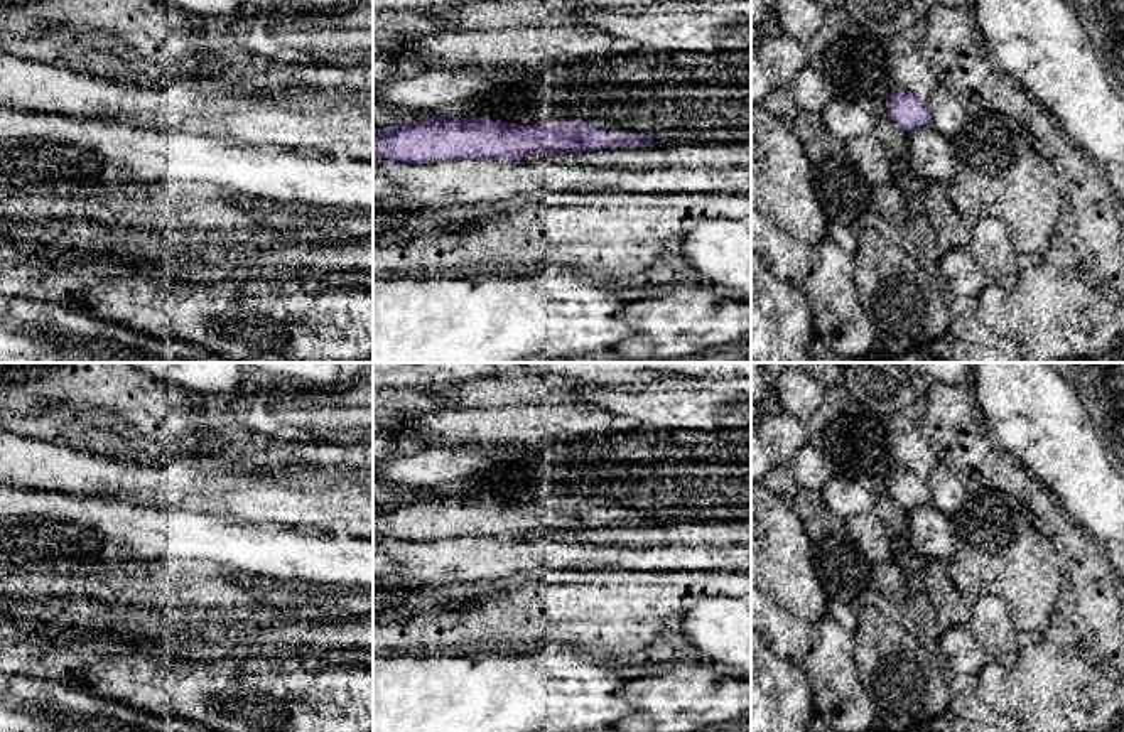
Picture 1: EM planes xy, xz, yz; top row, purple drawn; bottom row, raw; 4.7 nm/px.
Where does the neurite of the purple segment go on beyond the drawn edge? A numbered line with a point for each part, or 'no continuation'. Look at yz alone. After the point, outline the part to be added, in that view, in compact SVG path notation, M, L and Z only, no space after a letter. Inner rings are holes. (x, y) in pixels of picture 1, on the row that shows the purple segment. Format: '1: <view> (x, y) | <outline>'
no continuation

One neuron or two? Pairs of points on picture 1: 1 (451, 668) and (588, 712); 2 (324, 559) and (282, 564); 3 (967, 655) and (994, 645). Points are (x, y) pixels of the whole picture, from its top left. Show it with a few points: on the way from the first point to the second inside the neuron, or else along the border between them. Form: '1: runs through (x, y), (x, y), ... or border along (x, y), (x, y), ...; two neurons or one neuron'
1: runs through (485, 692), (554, 692); one neuron
2: runs through (314, 559), (292, 559); one neuron
3: border along (967, 624), (983, 646); two neurons

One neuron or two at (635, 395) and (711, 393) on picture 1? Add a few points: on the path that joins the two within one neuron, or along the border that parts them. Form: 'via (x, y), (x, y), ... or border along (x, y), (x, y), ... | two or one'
via (653, 397), (692, 397) | one

